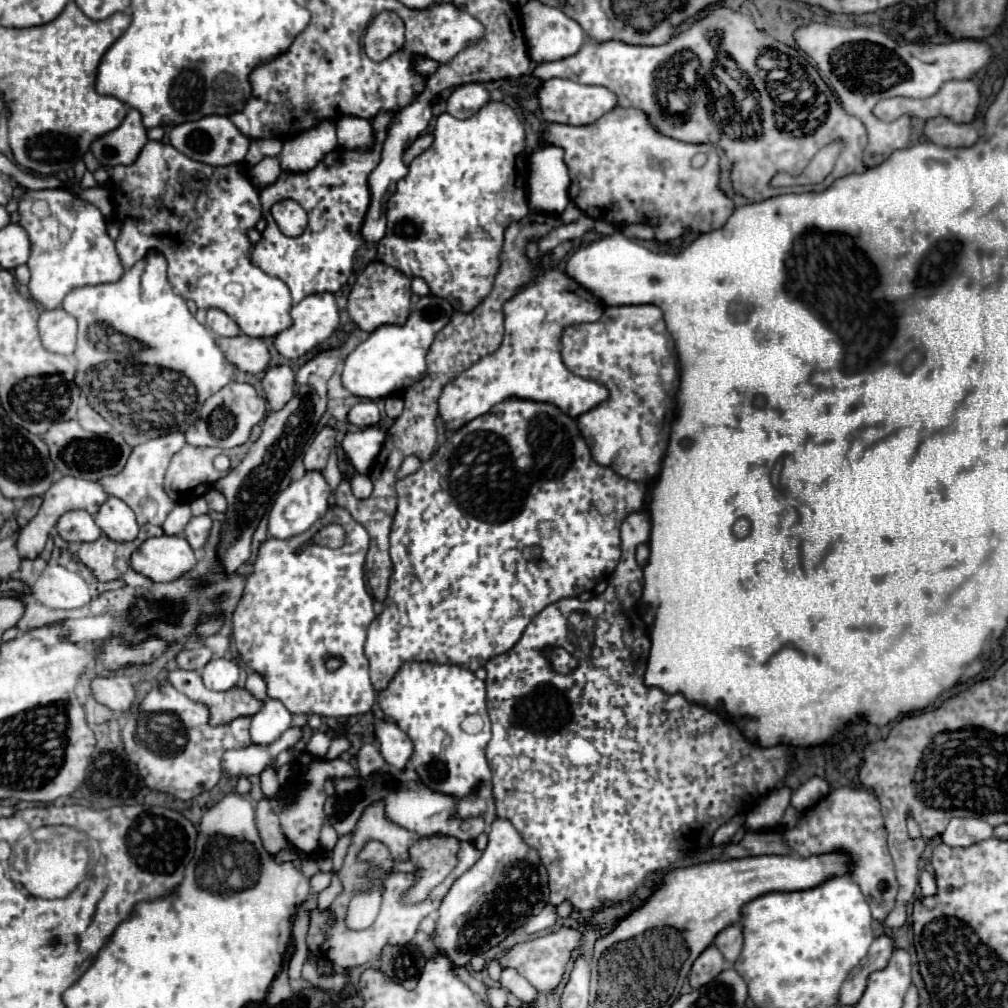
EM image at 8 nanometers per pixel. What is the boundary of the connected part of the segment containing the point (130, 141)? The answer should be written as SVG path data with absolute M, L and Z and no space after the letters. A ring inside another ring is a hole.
M130 109L120 127L98 137L90 145L90 151L102 165L112 169L116 165L134 163L146 141L148 137L146 127L142 125L142 117L136 109Z

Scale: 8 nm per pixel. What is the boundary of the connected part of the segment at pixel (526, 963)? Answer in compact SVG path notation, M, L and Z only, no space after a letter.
M560 927L558 931L552 931L544 937L536 937L532 941L524 941L514 945L502 959L500 965L502 969L512 967L516 969L522 977L526 977L540 993L550 993L554 991L554 987L560 985L560 979L566 971L566 967L572 961L572 951L576 951L578 947L582 947L582 933L578 929L572 927Z

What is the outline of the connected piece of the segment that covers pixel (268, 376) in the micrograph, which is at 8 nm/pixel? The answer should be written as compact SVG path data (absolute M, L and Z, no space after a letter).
M288 365L266 369L262 377L262 389L268 405L278 411L294 397L294 371Z

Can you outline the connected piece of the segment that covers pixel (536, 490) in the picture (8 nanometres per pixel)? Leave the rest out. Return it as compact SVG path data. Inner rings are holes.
M506 399L498 403L490 413L454 431L452 437L438 449L434 465L432 465L432 457L428 461L422 461L422 467L416 473L396 481L396 493L398 493L398 509L390 533L390 557L394 563L394 573L390 577L390 589L384 601L384 611L372 621L364 645L364 655L370 661L370 675L376 691L388 685L388 681L394 677L394 673L400 669L404 661L454 663L470 671L476 671L484 667L486 661L490 661L492 657L512 649L522 637L528 623L544 607L564 597L576 597L582 591L590 591L592 587L596 587L596 583L608 579L614 573L620 561L620 525L624 517L628 517L628 513L636 513L636 509L644 509L646 505L644 503L646 485L624 479L616 475L612 469L598 465L590 457L588 445L580 435L576 421L572 417L568 417L566 413L562 413L558 407L550 403L534 403L522 399ZM520 457L528 457L532 459L532 463L528 463L528 467L522 469L522 465L520 467L516 465Z

